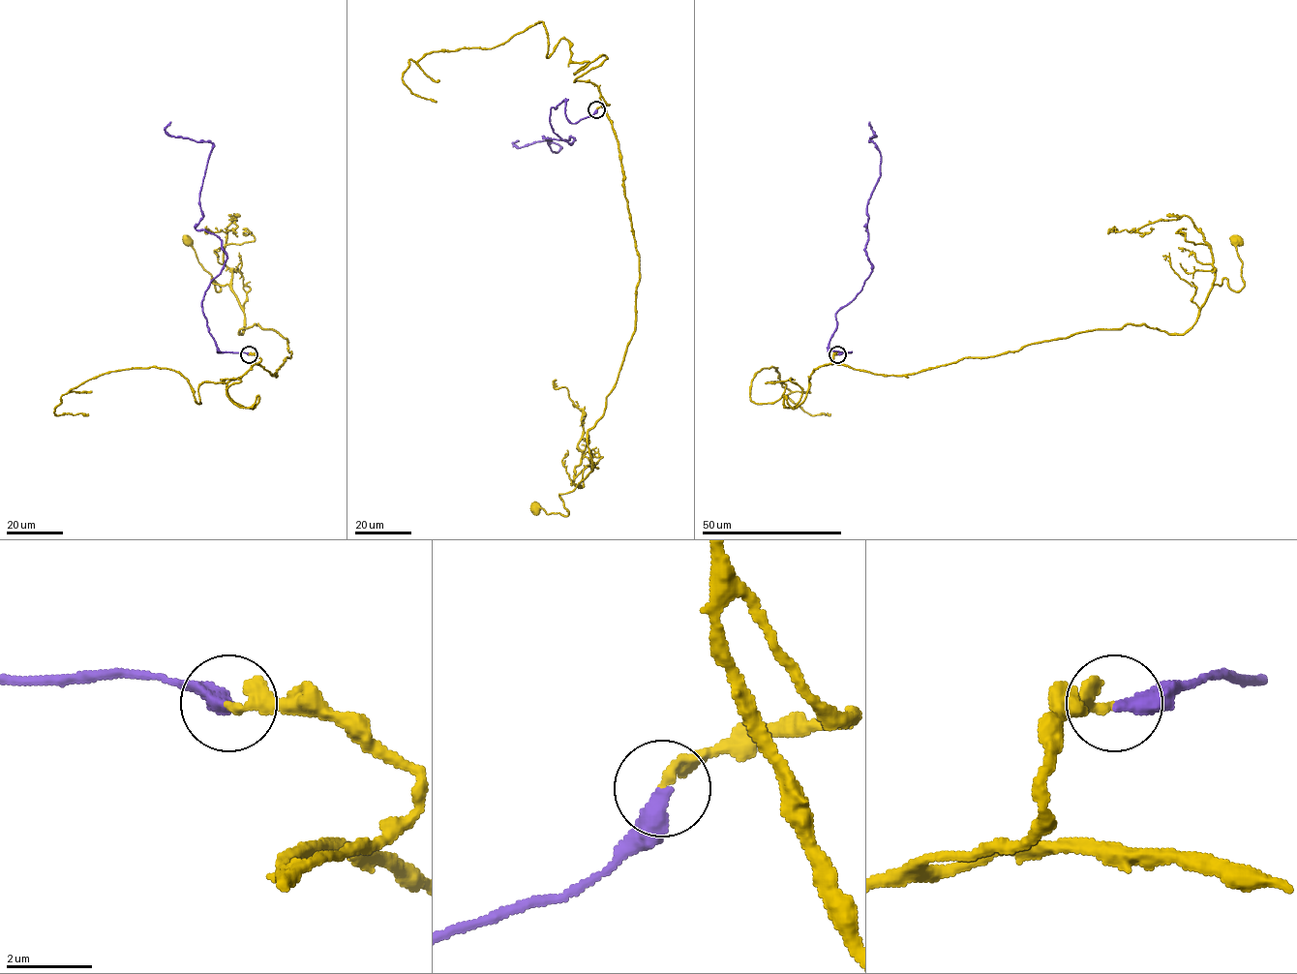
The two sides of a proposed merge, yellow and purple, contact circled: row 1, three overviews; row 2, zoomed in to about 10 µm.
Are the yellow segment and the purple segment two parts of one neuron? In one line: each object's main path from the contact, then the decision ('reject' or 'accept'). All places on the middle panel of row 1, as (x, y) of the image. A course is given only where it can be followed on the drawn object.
course yellow (596, 108), (602, 97), (639, 257), (634, 333), (588, 432), (591, 471), (559, 494), (566, 516), (535, 508); course purple (596, 108), (571, 123), (564, 101), (551, 108), (553, 131), (574, 139), (543, 138), (556, 152), (519, 140); accept

